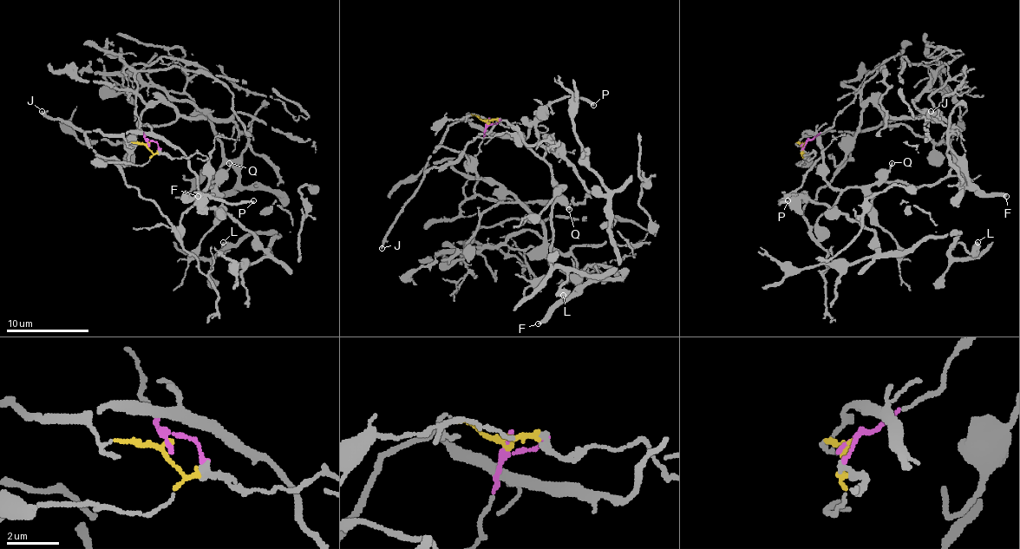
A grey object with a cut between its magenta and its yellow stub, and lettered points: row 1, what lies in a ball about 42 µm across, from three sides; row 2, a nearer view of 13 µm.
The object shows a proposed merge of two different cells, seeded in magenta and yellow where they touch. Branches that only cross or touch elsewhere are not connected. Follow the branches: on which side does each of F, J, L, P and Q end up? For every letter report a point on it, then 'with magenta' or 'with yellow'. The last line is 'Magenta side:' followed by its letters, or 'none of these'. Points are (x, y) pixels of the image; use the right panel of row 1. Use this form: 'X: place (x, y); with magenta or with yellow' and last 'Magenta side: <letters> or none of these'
F: place (1006, 196); with magenta
J: place (931, 111); with yellow
L: place (977, 242); with yellow
P: place (787, 200); with yellow
Q: place (892, 163); with magenta
Magenta side: F, Q

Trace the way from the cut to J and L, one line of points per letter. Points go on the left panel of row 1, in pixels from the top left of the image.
J: (148, 142), (127, 142), (121, 136), (82, 130), (41, 112)
L: (148, 142), (123, 136), (166, 139), (199, 202), (269, 251), (279, 233), (222, 241)

